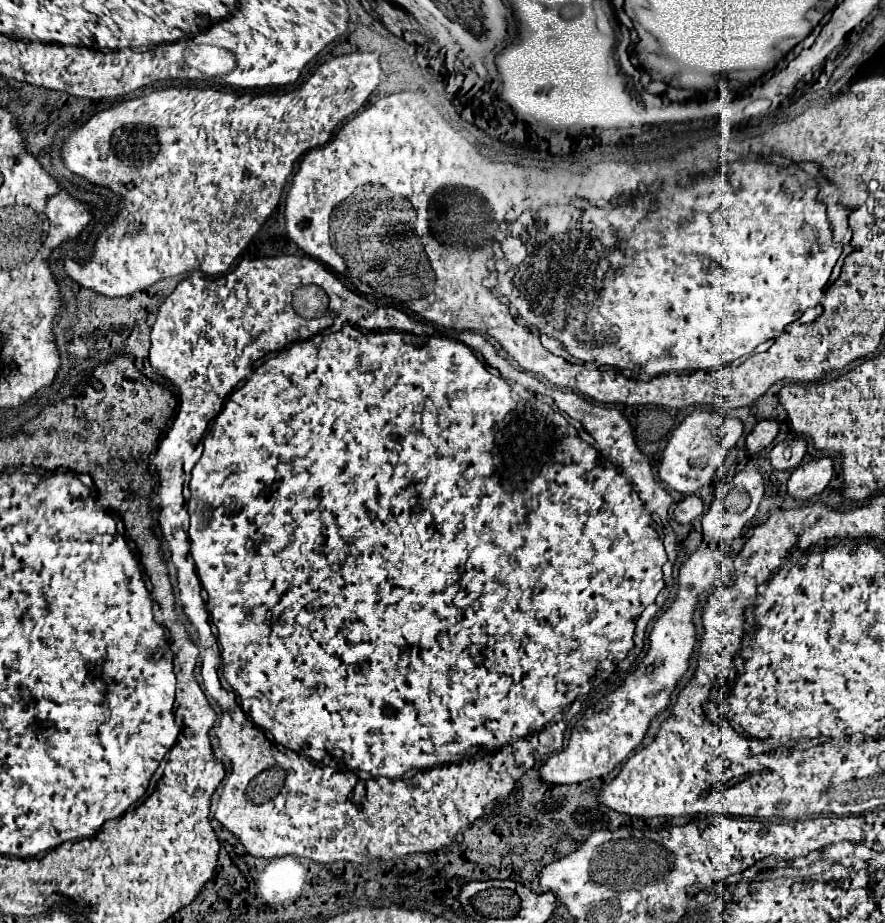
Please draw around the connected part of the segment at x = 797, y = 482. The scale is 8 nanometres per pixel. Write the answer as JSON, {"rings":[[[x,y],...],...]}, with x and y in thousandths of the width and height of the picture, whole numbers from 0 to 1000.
{"rings":[[[927,497],[922,502],[904,504],[890,519],[890,536],[897,541],[918,541],[929,534],[940,519],[940,499]]]}

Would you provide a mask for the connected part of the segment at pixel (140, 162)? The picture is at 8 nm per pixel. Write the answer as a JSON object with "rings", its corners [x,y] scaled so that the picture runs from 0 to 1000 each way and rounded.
{"rings":[[[398,57],[398,60],[386,60],[386,62],[377,62],[373,66],[368,66],[366,70],[362,70],[355,81],[339,92],[337,96],[323,101],[323,103],[268,103],[266,101],[249,101],[242,96],[181,96],[174,99],[169,103],[149,107],[149,109],[140,109],[136,114],[129,114],[111,125],[106,125],[95,138],[90,138],[75,155],[70,161],[70,172],[75,177],[75,181],[86,187],[97,192],[104,198],[124,203],[127,207],[131,207],[133,211],[140,213],[140,224],[136,226],[133,235],[129,237],[129,242],[124,244],[122,250],[115,250],[111,261],[108,261],[108,272],[106,278],[99,287],[88,287],[81,281],[75,281],[75,294],[77,298],[88,304],[90,309],[106,313],[115,320],[122,322],[136,322],[136,320],[147,320],[151,315],[158,313],[167,313],[172,307],[188,302],[188,300],[197,300],[197,298],[206,298],[206,296],[217,296],[217,294],[228,294],[233,298],[252,298],[256,296],[258,289],[261,289],[264,283],[272,277],[275,272],[285,262],[286,257],[292,252],[296,242],[301,239],[310,229],[310,224],[316,218],[316,211],[321,207],[323,194],[330,190],[332,185],[332,177],[353,160],[368,157],[371,151],[375,148],[375,144],[380,142],[380,138],[391,131],[391,127],[405,122],[414,112],[416,105],[427,96],[427,92],[434,86],[434,75],[429,70],[429,60],[427,57]]]}

